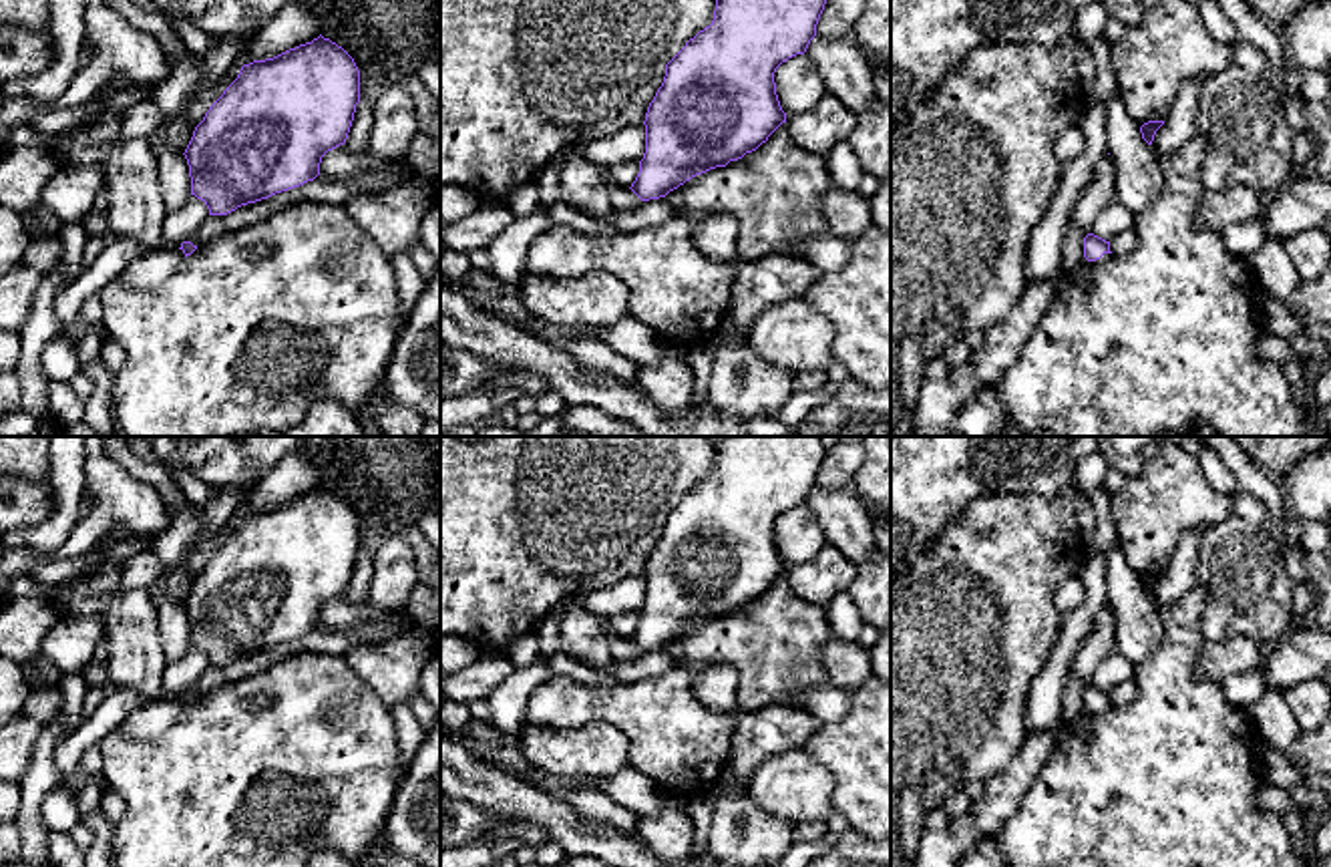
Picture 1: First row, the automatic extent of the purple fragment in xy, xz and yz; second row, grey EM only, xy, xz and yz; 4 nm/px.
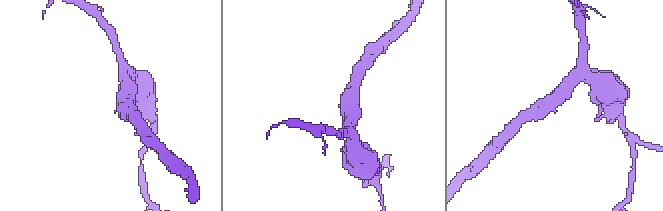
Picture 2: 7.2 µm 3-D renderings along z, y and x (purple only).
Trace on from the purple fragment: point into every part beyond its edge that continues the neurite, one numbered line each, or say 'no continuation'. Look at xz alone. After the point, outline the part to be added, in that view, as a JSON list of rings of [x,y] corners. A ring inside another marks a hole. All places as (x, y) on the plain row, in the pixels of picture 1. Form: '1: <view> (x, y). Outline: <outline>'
no continuation

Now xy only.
1: xy (149, 721). Outline: [[[159,698],[137,710],[133,710],[115,732],[127,738],[157,738],[161,736],[177,716],[185,710],[183,700]]]

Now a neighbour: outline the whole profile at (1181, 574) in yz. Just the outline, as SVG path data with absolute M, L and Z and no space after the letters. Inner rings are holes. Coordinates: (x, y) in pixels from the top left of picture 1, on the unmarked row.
M1192 527L1180 535L1172 559L1152 591L1152 599L1158 610L1178 601L1192 585L1198 583L1196 563L1202 535L1204 527Z

